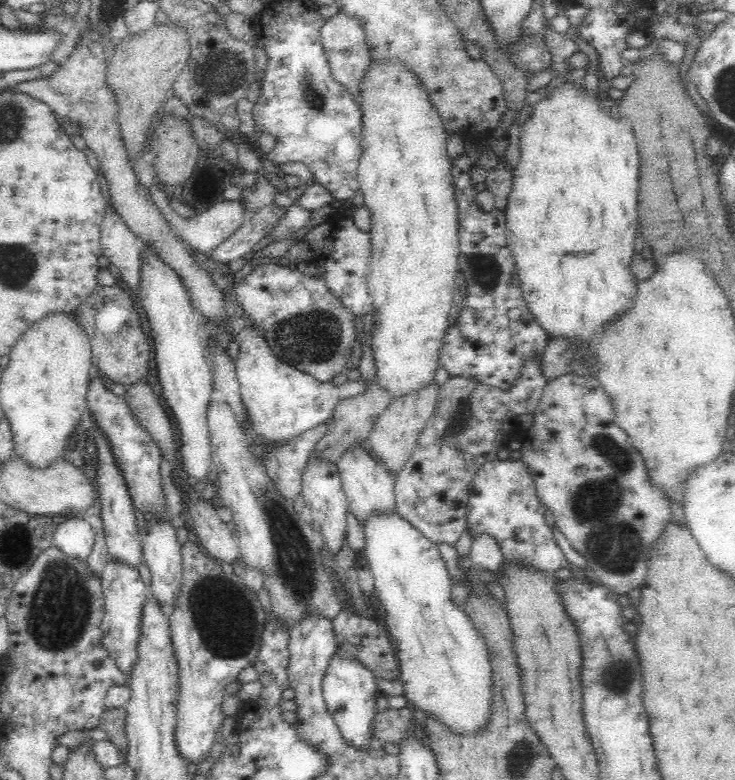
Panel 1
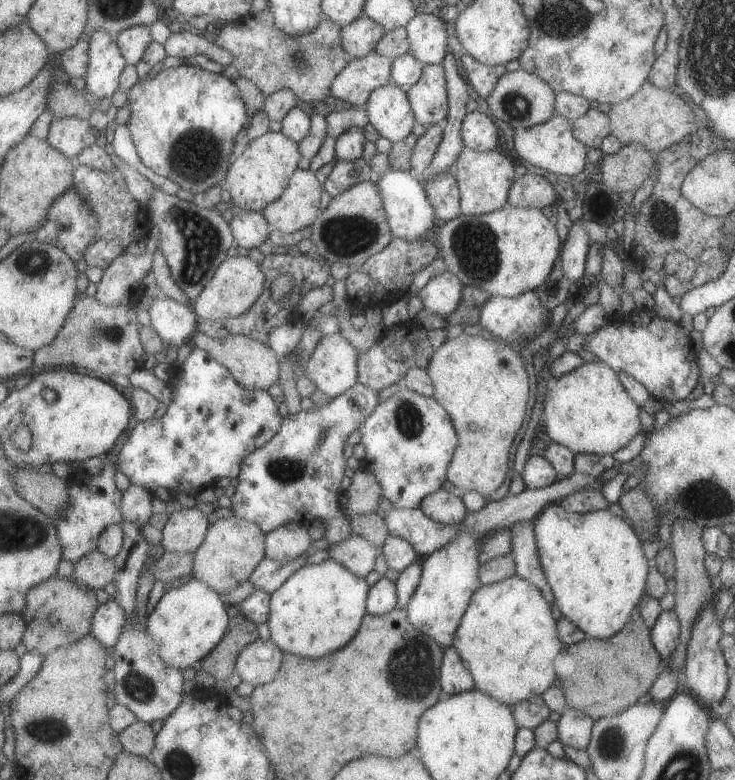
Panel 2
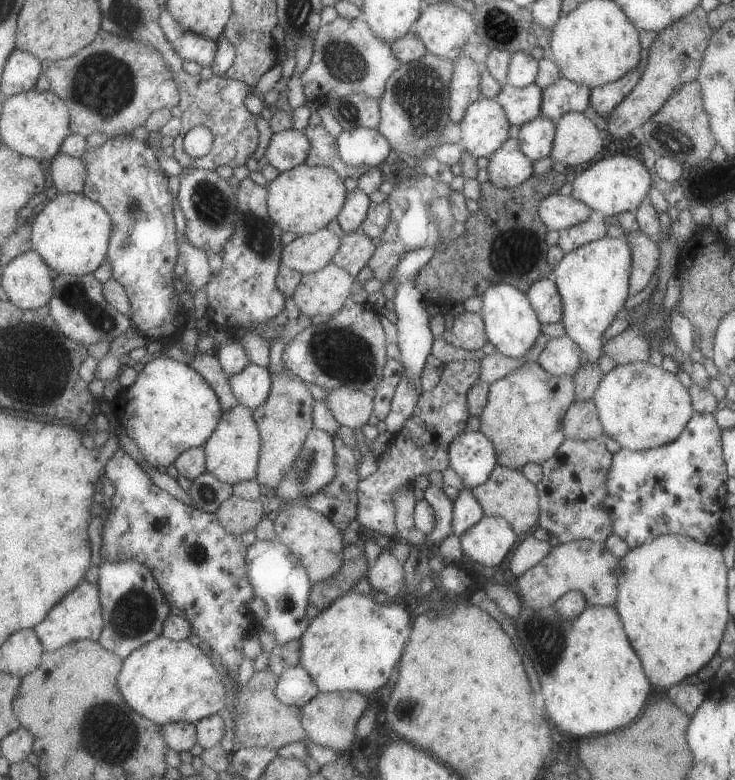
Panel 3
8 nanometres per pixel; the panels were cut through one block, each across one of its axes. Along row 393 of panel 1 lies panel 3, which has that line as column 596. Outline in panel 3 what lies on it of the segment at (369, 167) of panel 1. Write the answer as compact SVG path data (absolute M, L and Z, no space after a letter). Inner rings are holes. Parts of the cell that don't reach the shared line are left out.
M648 362L617 365L603 373L592 400L603 436L634 451L659 448L673 442L693 414L688 388L683 387L675 374Z

